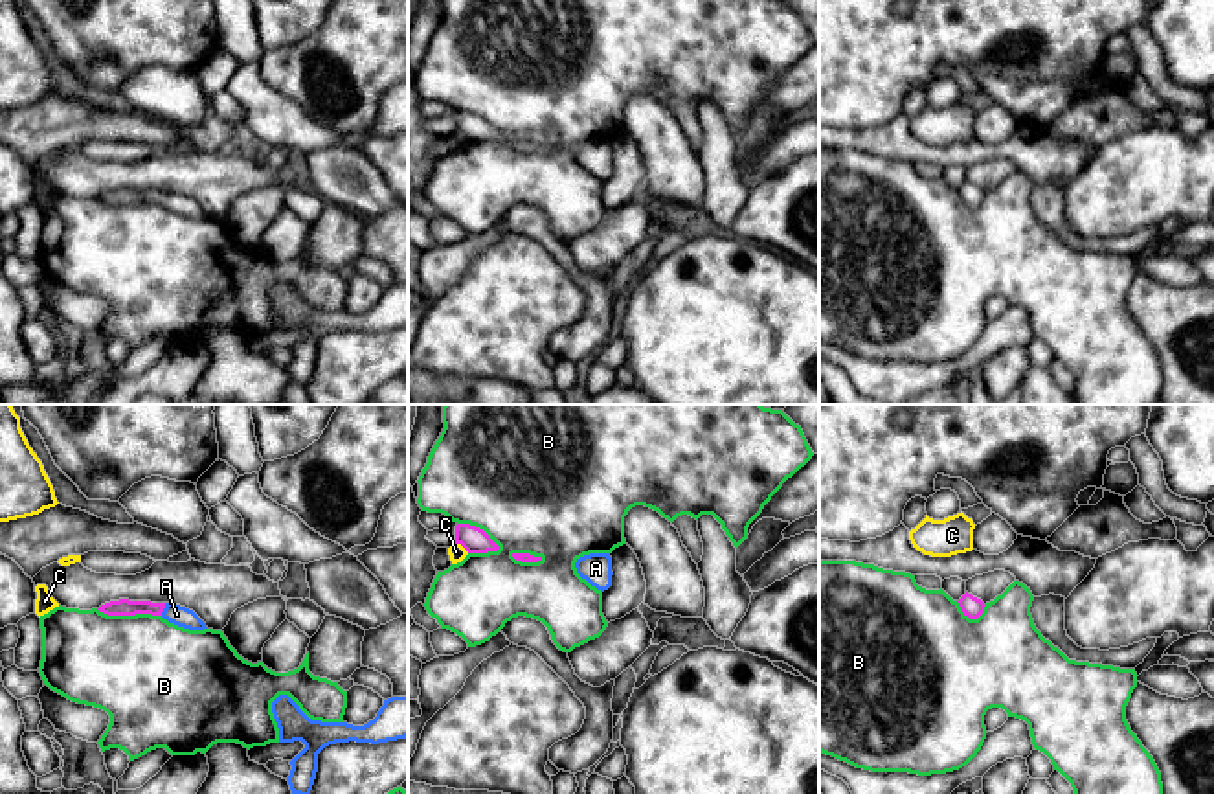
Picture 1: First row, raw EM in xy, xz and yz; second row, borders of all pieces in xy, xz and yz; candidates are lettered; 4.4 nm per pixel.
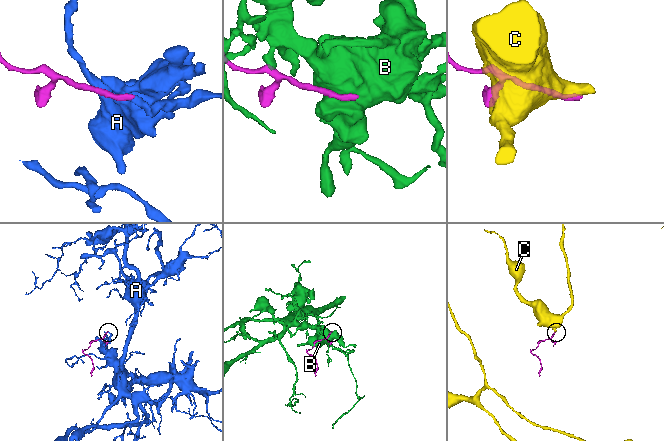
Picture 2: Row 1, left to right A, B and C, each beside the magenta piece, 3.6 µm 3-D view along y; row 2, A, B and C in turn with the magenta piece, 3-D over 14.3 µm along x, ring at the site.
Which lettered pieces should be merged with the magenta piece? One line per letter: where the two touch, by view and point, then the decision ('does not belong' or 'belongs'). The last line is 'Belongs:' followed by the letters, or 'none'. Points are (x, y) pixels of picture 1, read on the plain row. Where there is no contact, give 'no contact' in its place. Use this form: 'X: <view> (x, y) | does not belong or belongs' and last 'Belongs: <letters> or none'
A: xy (164, 195) | belongs
B: xz (478, 116) | does not belong
C: xz (461, 133) | does not belong
Belongs: A

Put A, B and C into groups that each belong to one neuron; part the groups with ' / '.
A / B / C

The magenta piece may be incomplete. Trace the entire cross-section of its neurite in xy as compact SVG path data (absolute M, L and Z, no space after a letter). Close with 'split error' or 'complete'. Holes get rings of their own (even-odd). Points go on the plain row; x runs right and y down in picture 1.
M110 189L97 197L107 204L136 204L136 202L151 202L162 204L169 211L189 219L204 219L208 217L206 211L189 197L173 193L173 191L151 191L151 189Z | split error

